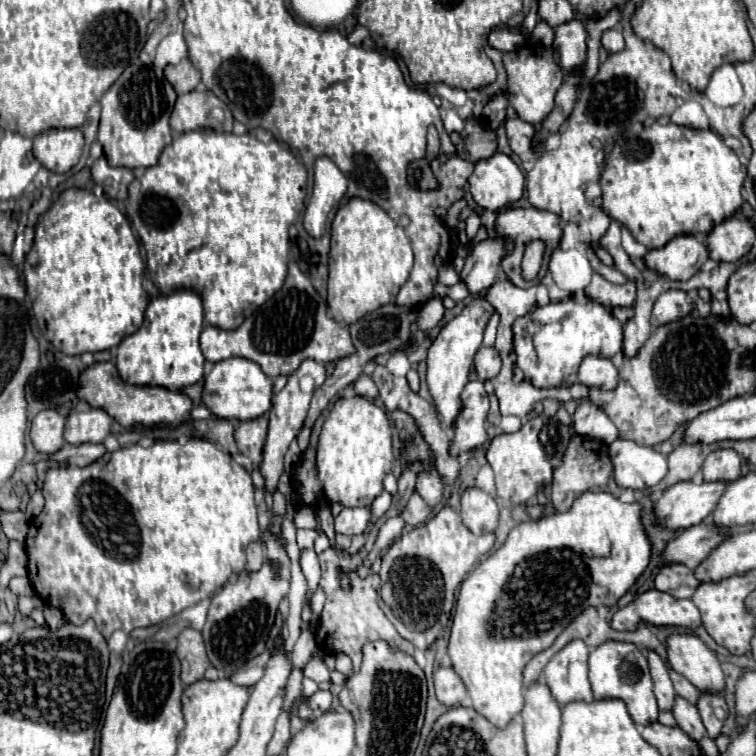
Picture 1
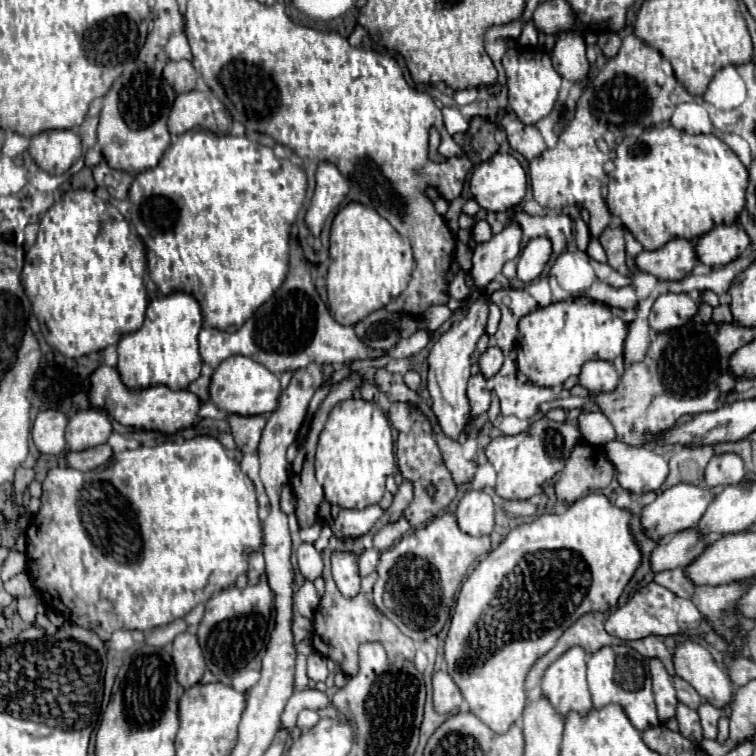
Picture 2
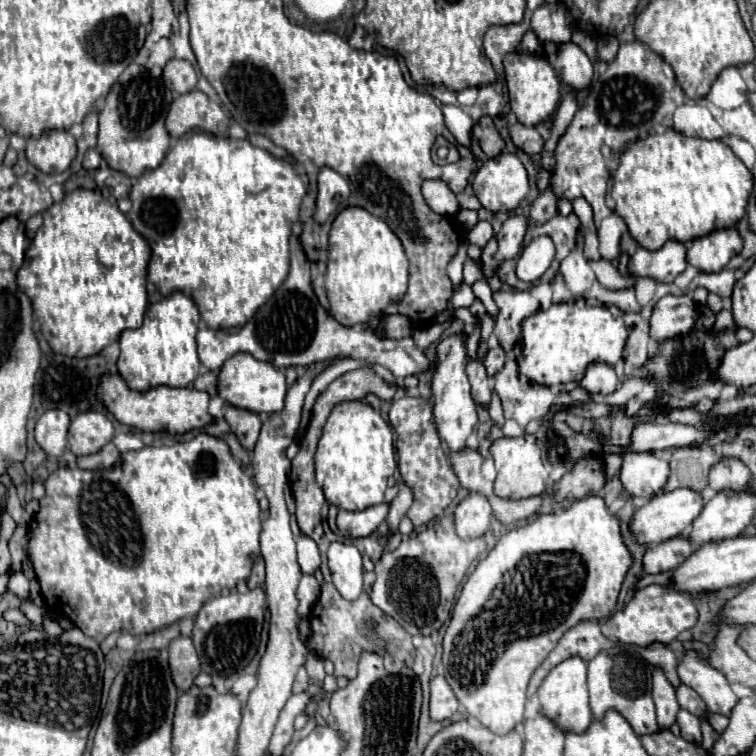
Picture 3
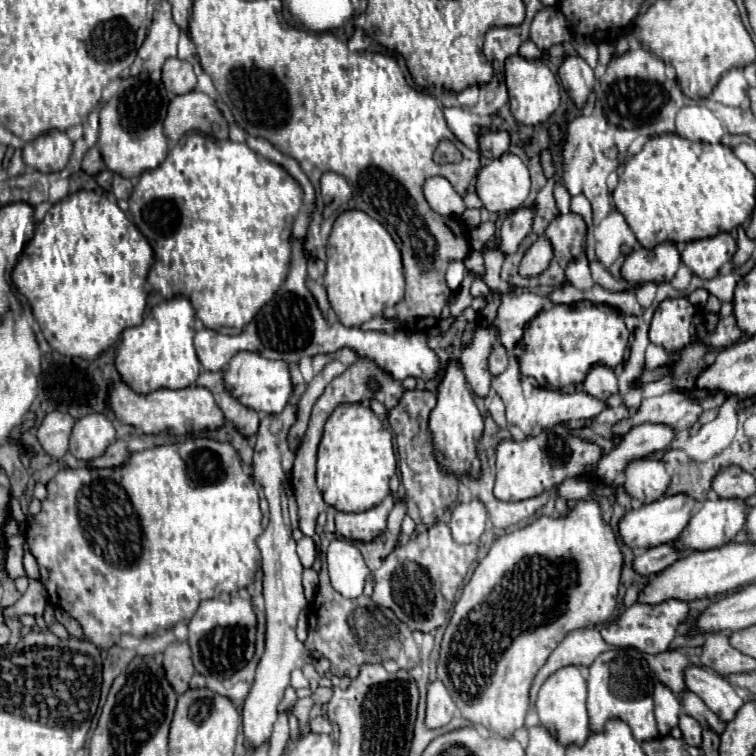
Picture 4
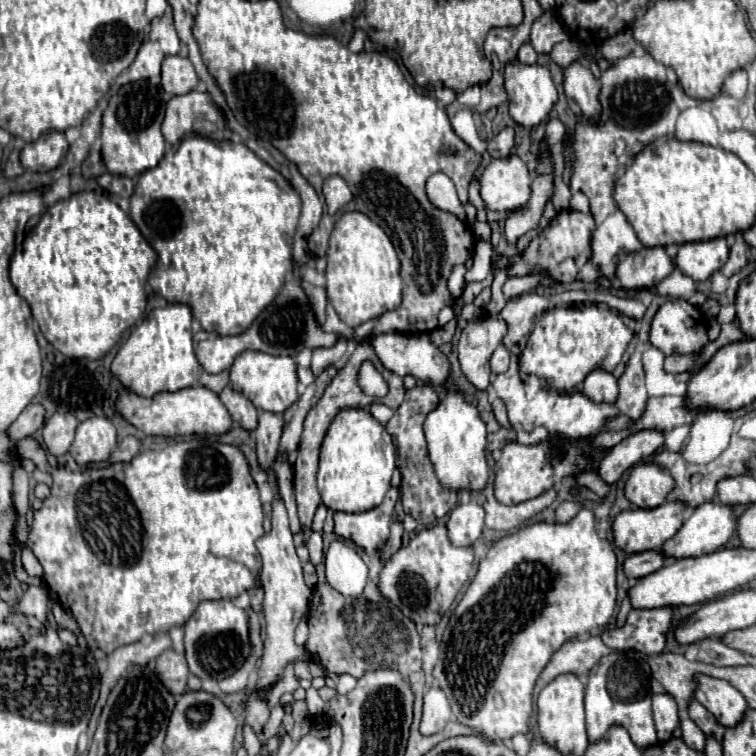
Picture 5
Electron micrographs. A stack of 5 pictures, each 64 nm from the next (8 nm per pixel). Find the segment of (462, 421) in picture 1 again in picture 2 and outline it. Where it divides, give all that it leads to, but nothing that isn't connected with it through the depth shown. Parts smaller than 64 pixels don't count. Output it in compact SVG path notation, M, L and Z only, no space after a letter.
M482 374L470 376L468 380L468 398L472 408L472 418L480 416L490 406L490 390L486 388L486 378Z

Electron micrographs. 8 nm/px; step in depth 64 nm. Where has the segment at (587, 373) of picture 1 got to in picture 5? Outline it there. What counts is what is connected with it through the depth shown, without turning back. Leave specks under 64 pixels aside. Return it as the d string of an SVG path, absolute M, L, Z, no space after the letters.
M594 370L586 376L582 386L584 396L588 396L592 402L614 402L618 398L618 384L616 378L606 370Z

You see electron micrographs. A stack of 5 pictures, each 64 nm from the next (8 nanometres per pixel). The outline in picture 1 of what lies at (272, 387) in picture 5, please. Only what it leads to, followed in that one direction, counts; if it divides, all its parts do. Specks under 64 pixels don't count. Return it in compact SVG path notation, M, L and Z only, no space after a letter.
M228 358L214 364L212 372L204 378L204 404L226 420L252 420L266 414L272 408L272 378L248 358Z

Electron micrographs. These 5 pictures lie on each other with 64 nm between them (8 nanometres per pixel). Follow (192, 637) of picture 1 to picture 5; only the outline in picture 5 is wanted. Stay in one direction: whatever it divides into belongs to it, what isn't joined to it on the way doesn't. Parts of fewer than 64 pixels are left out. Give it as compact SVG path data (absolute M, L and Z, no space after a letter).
M166 650L156 660L156 674L160 676L160 682L172 692L172 696L180 696L188 690L188 664L182 654L176 654L174 650Z

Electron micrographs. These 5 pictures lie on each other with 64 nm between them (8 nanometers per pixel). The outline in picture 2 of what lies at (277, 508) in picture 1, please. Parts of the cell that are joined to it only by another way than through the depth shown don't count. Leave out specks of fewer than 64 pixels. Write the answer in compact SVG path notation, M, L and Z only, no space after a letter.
M286 485L280 493L280 507L286 514L294 513L296 510L296 499L293 495L292 488Z

